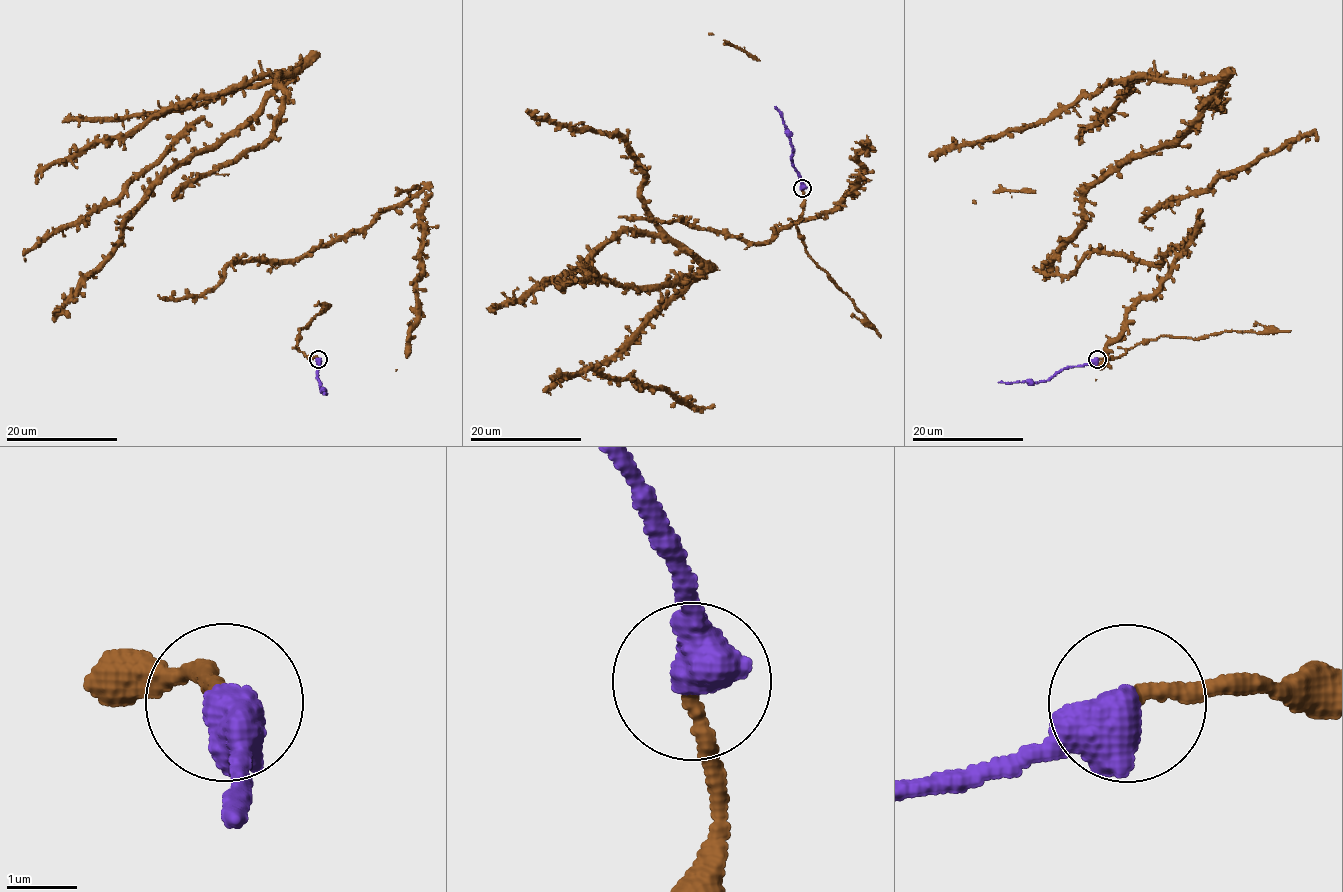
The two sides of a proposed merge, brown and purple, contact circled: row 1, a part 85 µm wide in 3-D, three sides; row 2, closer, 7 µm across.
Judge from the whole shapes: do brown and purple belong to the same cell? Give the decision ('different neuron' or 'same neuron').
same neuron

